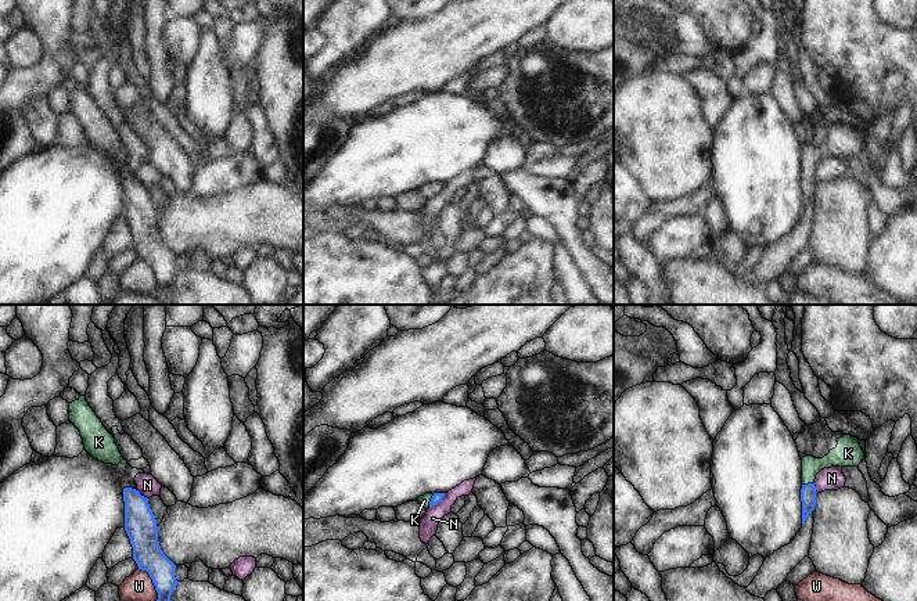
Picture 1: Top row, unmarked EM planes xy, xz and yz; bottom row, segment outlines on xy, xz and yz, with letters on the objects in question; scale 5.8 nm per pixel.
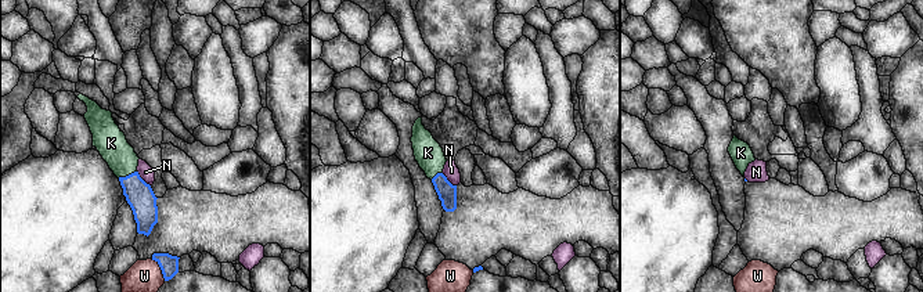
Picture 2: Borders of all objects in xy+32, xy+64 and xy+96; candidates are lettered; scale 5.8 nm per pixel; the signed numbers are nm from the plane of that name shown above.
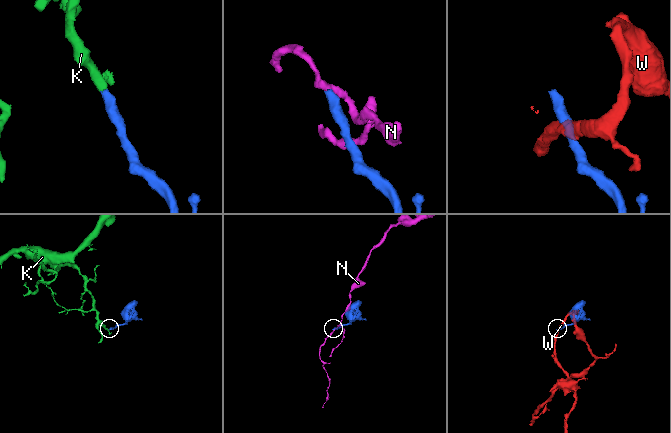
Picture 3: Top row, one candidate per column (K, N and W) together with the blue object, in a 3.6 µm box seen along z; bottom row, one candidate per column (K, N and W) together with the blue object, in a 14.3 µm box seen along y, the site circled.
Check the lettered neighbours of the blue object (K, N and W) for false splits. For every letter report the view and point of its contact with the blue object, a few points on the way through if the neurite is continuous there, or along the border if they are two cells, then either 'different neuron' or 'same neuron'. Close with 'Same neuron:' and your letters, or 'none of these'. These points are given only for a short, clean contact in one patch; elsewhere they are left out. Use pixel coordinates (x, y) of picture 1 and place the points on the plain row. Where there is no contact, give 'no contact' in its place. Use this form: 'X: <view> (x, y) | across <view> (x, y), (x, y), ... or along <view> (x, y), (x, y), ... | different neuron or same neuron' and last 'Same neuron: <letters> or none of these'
K: xz (431, 190) | across xz (437, 187), (431, 190), (424, 190) | same neuron
N: xz (438, 191) | along xz (445, 183), (439, 191), (430, 197) | different neuron
W: xy (153, 272) | along xy (139, 258), (151, 269), (157, 291) | different neuron
Same neuron: K

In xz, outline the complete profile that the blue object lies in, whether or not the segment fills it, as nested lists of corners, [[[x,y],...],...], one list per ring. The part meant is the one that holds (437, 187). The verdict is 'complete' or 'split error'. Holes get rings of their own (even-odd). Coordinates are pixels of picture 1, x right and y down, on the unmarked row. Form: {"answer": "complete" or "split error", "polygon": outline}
{"answer": "split error", "polygon": [[[425,183],[424,186],[420,186],[416,191],[418,191],[425,199],[429,197],[436,195],[442,191],[445,183]]]}

